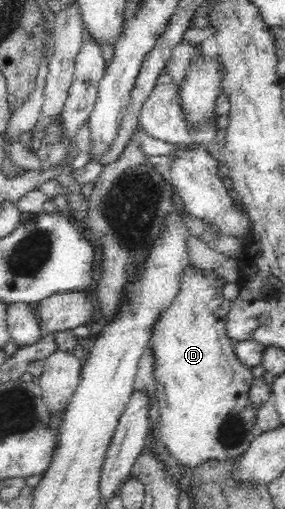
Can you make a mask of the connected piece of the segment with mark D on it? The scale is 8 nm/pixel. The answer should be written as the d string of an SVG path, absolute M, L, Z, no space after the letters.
M190 264L185 265L178 295L154 326L150 340L155 357L156 399L160 416L155 437L175 457L177 464L188 469L207 461L233 459L247 451L256 439L253 431L257 408L248 394L254 376L252 369L238 361L234 352L235 342L227 336L226 326L232 302L221 296L225 282L212 273L202 273Z

